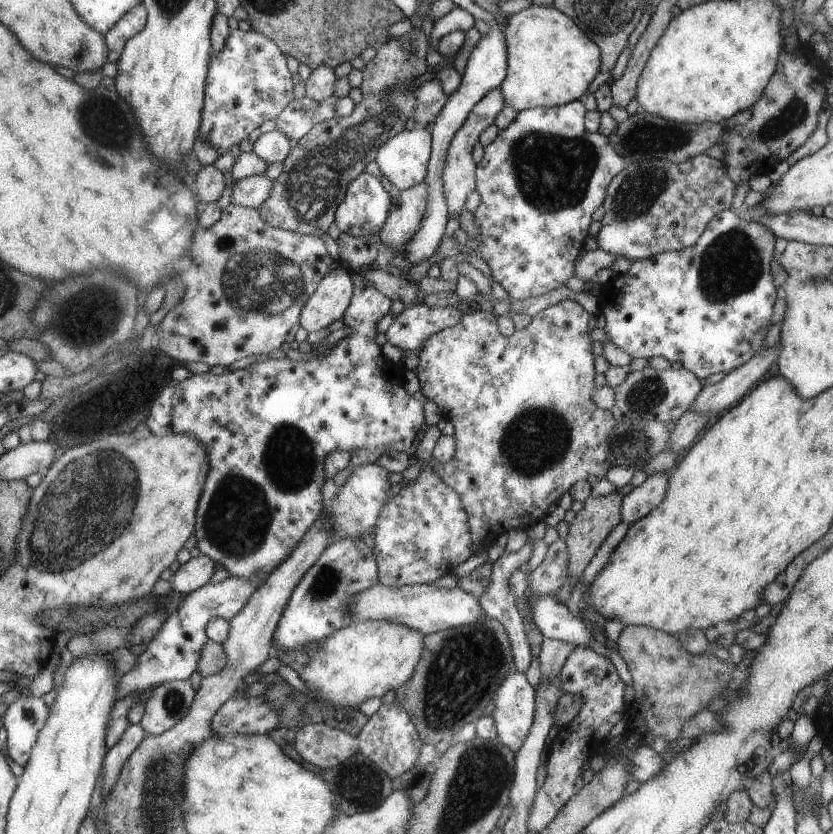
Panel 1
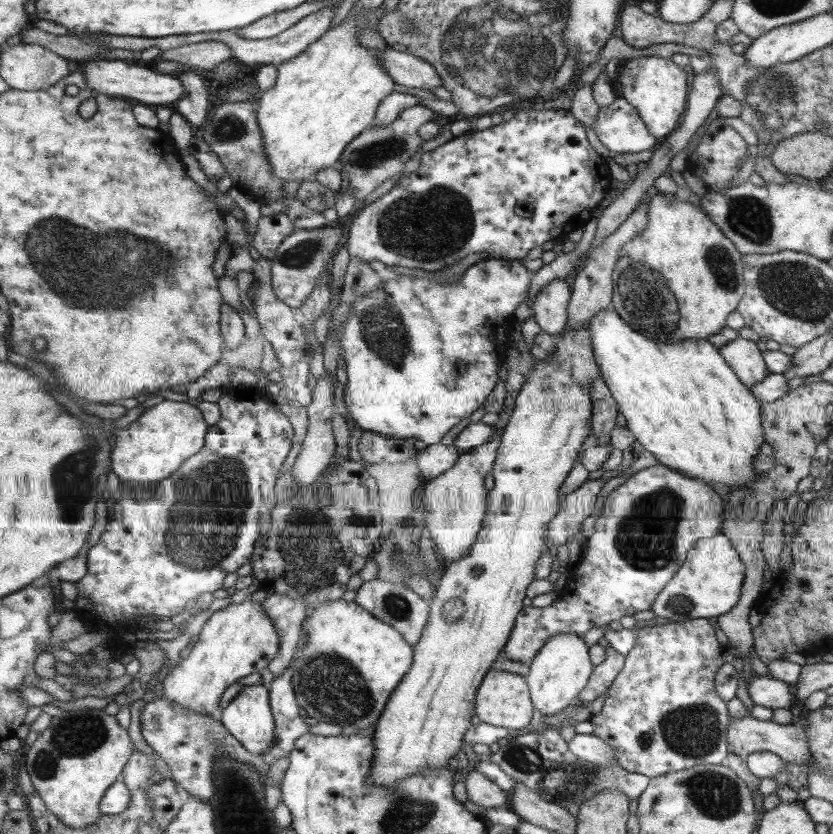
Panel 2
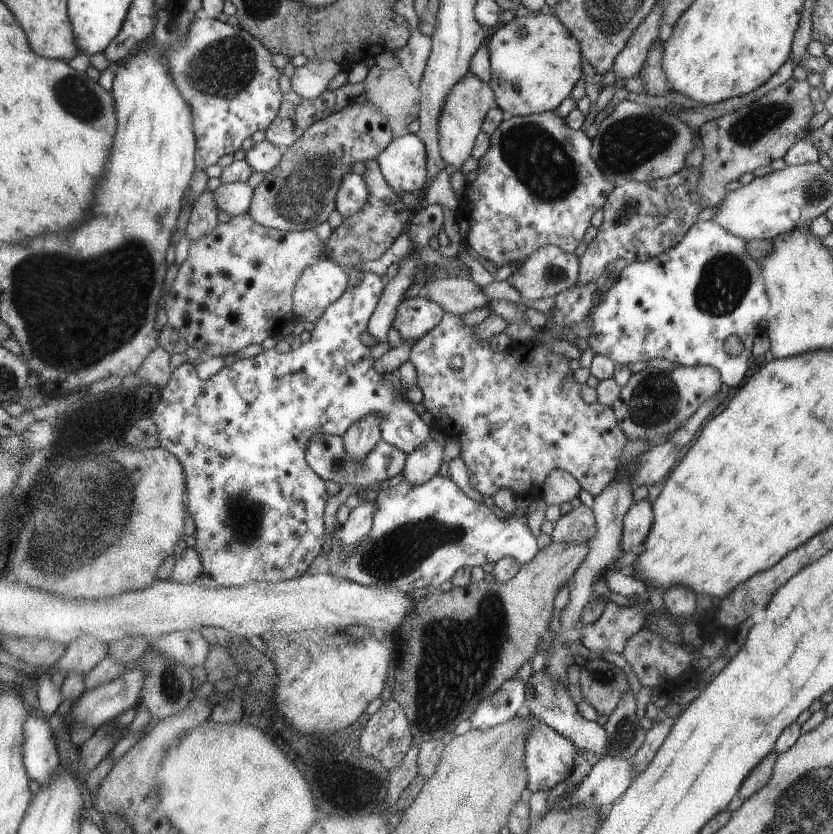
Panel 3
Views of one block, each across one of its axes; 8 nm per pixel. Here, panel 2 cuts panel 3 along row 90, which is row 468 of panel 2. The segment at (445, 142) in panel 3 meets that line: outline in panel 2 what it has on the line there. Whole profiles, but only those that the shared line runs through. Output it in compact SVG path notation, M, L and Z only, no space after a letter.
M508 395L504 398L503 410L498 413L499 420L492 425L495 429L489 440L459 455L453 467L434 479L429 479L423 486L424 527L429 531L435 555L440 558L443 566L466 555L482 528L482 520L486 514L486 491L483 487L483 478L493 470L503 428L507 425L513 408L514 396Z

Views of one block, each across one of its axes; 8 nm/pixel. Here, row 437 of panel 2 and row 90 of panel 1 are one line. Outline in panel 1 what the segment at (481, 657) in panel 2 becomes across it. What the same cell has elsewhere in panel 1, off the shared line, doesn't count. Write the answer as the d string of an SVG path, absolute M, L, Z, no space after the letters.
M530 5L502 21L507 68L501 89L505 105L515 112L554 107L577 100L595 74L601 71L601 48L564 12L549 6Z

